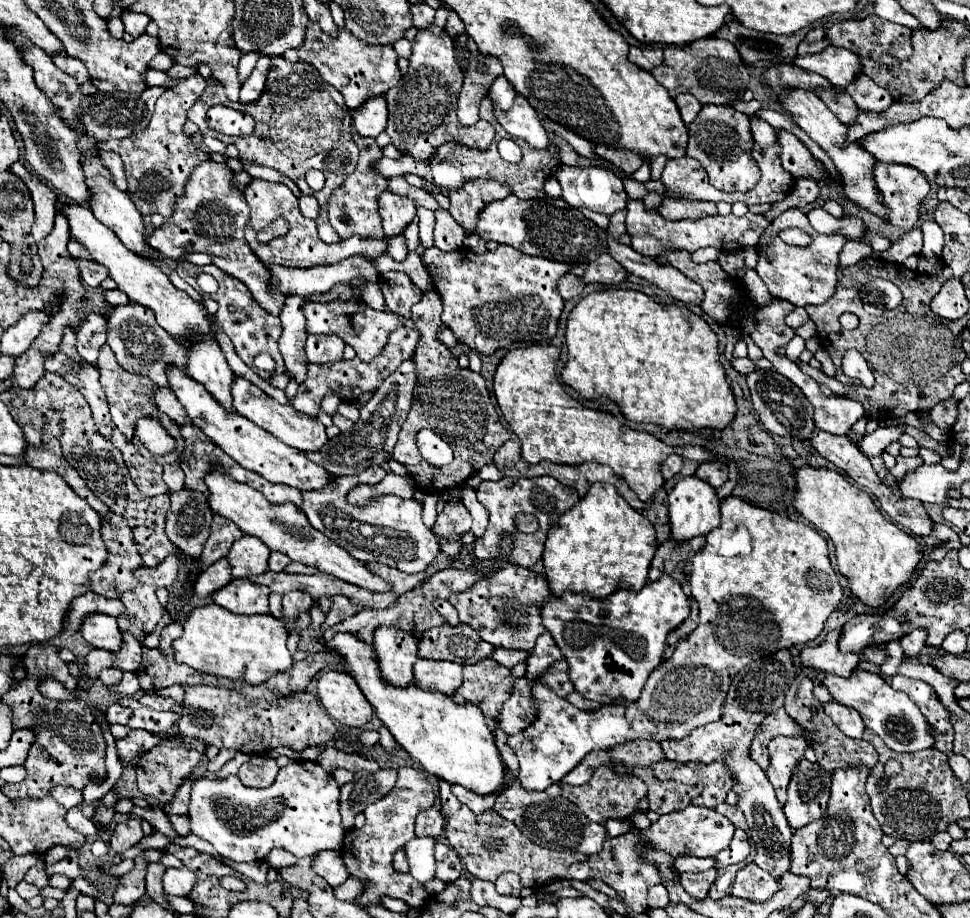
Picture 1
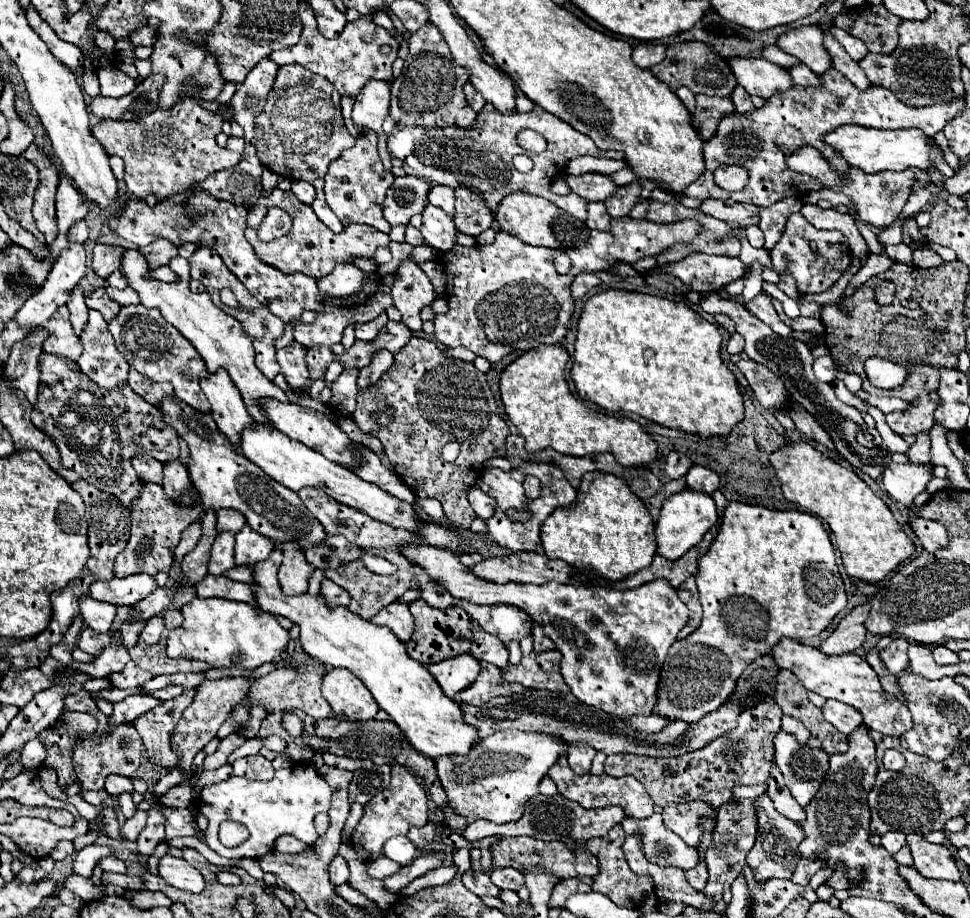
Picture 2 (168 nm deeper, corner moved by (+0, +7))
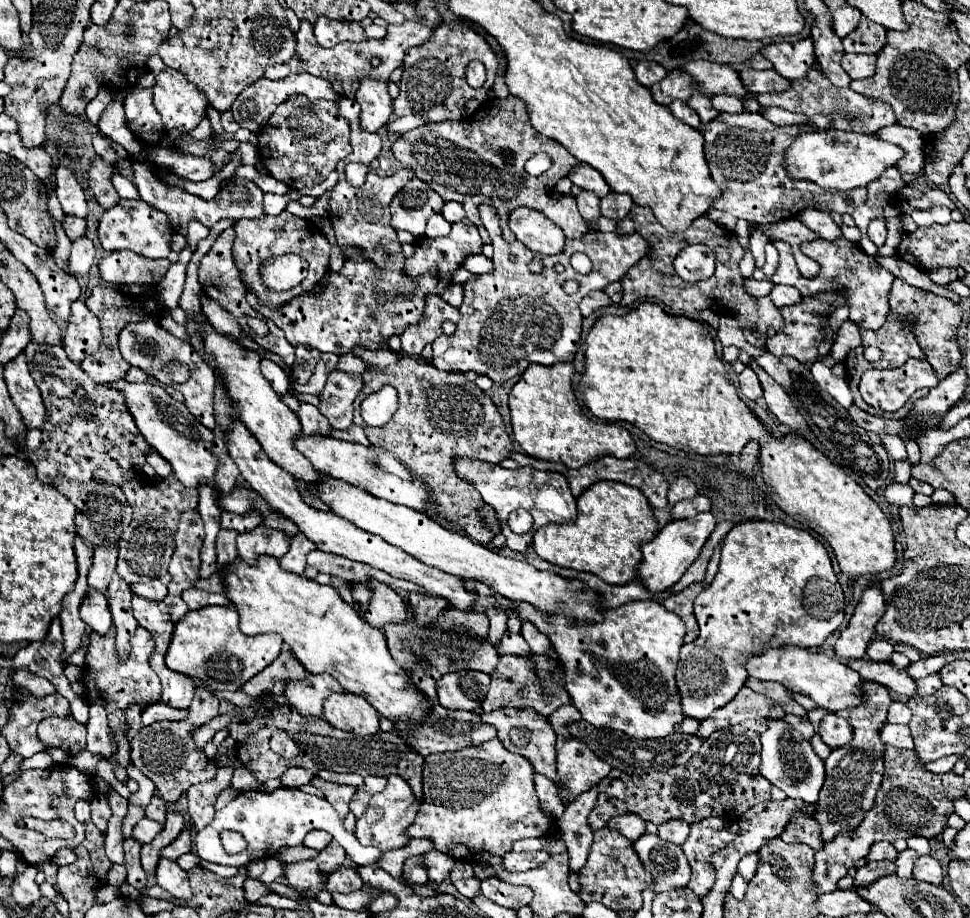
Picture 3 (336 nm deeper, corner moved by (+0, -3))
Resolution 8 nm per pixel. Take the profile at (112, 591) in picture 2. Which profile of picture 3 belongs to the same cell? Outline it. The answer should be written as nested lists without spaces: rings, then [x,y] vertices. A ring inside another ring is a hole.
[[[151,579],[149,583],[135,583],[131,585],[133,595],[141,595],[143,599],[159,599],[163,601],[167,595],[167,587],[159,579]]]

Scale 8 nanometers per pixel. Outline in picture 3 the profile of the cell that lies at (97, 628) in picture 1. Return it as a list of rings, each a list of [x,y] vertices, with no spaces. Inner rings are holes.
[[[95,589],[87,591],[81,603],[81,619],[97,633],[109,631],[109,627],[113,625],[113,619],[111,619],[109,603],[101,591],[95,591]]]

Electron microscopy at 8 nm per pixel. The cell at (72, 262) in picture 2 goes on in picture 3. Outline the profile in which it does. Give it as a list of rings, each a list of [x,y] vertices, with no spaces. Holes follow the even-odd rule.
[[[79,237],[73,241],[73,249],[71,249],[71,257],[69,257],[69,267],[73,275],[85,275],[89,273],[91,265],[95,259],[95,245],[89,237]]]

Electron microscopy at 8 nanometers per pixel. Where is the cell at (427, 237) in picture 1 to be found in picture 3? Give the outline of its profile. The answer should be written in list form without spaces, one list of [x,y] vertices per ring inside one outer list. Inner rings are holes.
[[[437,213],[437,215],[429,217],[429,221],[427,221],[427,231],[425,231],[427,237],[431,237],[431,239],[445,237],[445,235],[449,235],[449,231],[451,231],[451,225],[443,219],[443,215]]]

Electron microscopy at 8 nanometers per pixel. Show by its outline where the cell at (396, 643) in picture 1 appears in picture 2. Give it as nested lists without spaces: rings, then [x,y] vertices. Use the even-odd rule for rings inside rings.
[[[391,603],[385,609],[381,609],[371,621],[377,625],[389,627],[397,635],[397,639],[403,643],[407,643],[413,635],[413,615],[407,605]]]

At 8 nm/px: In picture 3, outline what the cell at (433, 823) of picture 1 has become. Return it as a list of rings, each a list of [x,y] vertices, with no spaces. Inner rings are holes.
[[[409,857],[403,865],[403,879],[407,885],[425,885],[427,883],[427,869],[423,865],[423,857]]]

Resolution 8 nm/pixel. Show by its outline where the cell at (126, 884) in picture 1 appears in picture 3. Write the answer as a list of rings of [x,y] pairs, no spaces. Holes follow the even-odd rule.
[[[153,795],[153,797],[151,797],[151,803],[149,803],[147,809],[145,809],[145,815],[147,815],[149,819],[153,819],[153,821],[165,823],[165,815],[167,815],[167,805],[165,805],[165,801],[163,801],[161,797]]]

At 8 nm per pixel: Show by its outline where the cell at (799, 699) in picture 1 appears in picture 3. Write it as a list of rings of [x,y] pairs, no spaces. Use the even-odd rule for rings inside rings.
[[[749,677],[747,683],[745,683],[749,689],[753,689],[755,693],[763,693],[763,695],[769,695],[773,701],[781,703],[781,707],[785,707],[785,713],[795,713],[795,715],[807,715],[807,711],[795,703],[789,695],[789,691],[781,685],[781,683],[761,683],[759,679],[753,679]]]

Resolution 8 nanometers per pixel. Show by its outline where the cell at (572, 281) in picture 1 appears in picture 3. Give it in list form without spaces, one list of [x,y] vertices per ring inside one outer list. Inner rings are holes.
[[[591,291],[591,293],[579,303],[579,309],[581,309],[583,317],[591,317],[597,309],[607,307],[607,305],[611,305],[611,299],[609,299],[603,291]]]

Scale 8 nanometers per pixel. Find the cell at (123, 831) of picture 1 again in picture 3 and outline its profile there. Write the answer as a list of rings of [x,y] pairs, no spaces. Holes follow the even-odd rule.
[[[143,817],[143,819],[135,825],[135,829],[133,829],[133,837],[135,837],[137,841],[141,841],[141,843],[151,843],[161,829],[163,829],[161,823]]]

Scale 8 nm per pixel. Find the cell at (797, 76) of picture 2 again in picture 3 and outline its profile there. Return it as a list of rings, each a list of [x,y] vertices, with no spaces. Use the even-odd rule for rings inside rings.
[[[747,69],[747,71],[739,71],[739,79],[743,83],[743,87],[751,93],[769,93],[769,91],[785,91],[785,87],[789,87],[787,79],[781,79],[781,75],[777,75],[777,71],[769,69],[769,71],[755,71],[755,69]]]

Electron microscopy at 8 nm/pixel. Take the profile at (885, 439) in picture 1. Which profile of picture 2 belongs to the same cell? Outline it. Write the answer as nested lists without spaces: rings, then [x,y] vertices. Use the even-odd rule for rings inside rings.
[[[933,393],[933,397],[919,397],[917,401],[913,401],[911,409],[889,413],[885,419],[887,425],[897,435],[917,435],[933,427],[935,407],[937,407],[937,393]]]

